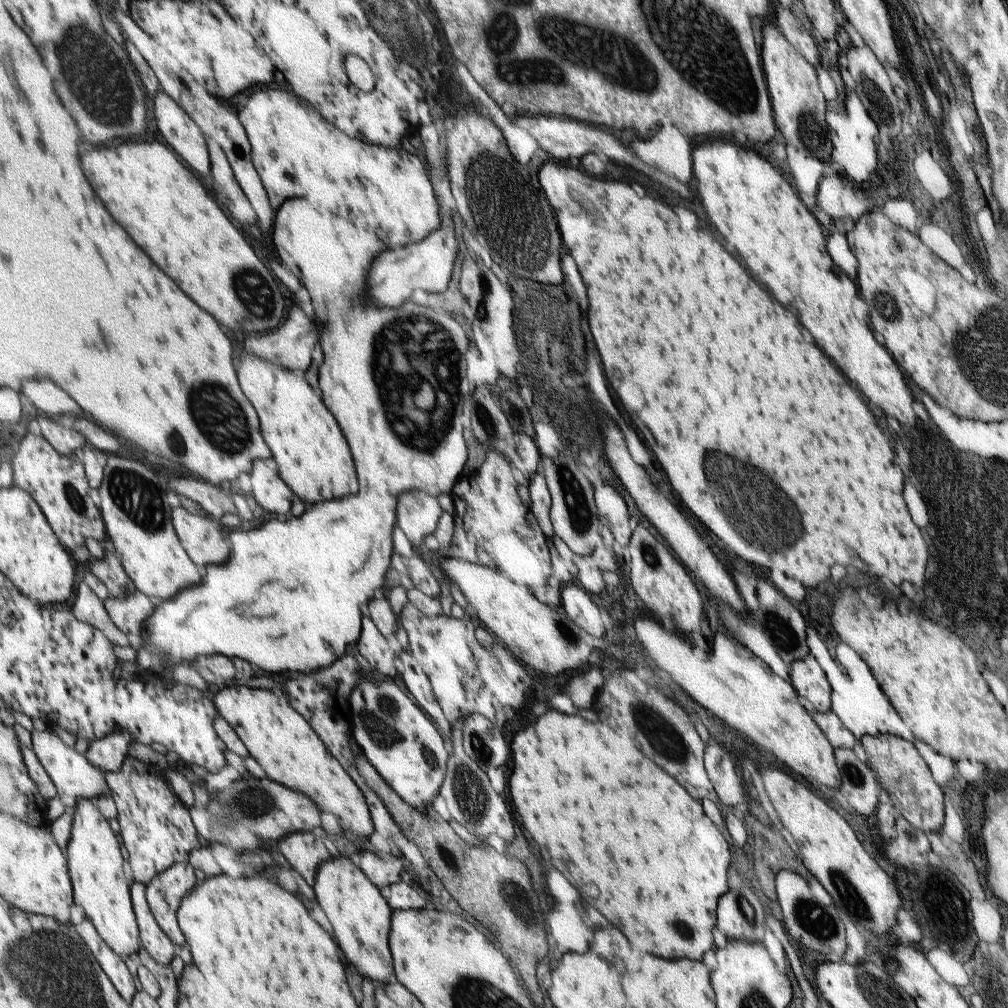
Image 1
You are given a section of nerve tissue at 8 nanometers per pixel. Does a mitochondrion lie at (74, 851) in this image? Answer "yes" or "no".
no

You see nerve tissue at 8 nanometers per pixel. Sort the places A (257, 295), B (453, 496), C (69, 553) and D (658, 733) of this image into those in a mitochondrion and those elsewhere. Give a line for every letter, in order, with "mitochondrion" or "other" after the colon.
A: mitochondrion
B: other
C: other
D: mitochondrion

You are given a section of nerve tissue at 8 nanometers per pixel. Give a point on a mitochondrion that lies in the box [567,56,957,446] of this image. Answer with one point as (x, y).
(887, 308)

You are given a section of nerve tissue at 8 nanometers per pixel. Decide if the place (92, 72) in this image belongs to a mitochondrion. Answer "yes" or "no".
yes

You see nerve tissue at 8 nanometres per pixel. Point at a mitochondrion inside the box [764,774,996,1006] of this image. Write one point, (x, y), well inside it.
(821, 926)

